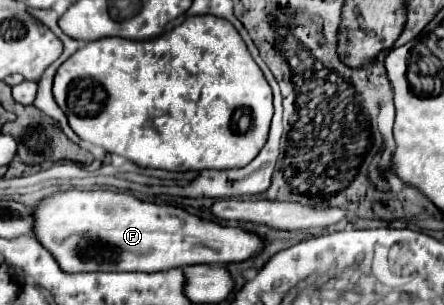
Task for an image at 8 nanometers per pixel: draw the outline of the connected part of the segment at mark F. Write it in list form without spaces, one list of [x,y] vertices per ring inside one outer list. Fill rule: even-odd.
[[[100,190],[58,192],[42,200],[42,204],[34,208],[34,216],[34,232],[38,242],[66,272],[160,272],[170,268],[184,268],[190,264],[232,264],[250,258],[262,248],[262,240],[256,234],[244,232],[240,228],[228,228],[200,220],[174,206],[156,206],[140,202],[134,196]]]

